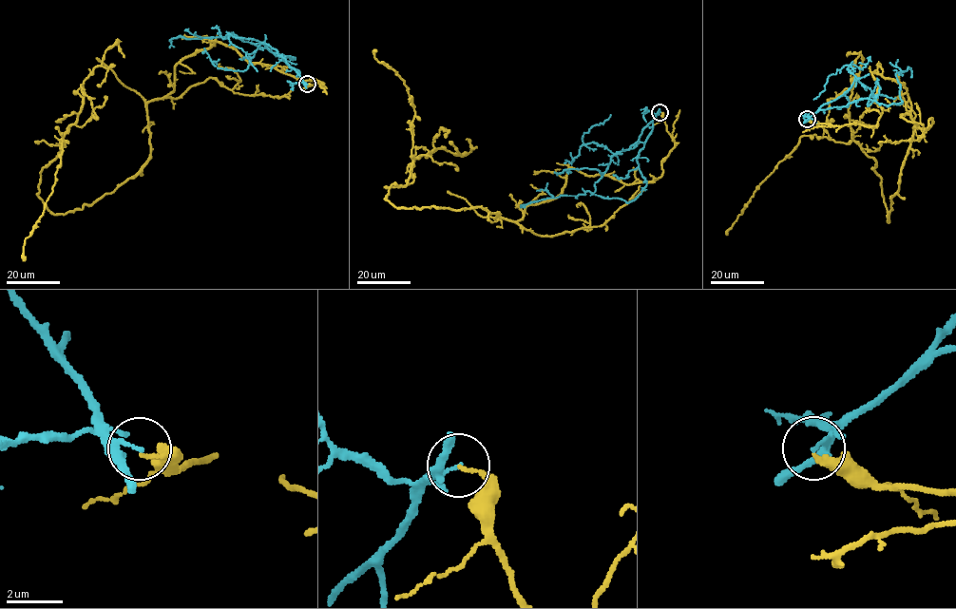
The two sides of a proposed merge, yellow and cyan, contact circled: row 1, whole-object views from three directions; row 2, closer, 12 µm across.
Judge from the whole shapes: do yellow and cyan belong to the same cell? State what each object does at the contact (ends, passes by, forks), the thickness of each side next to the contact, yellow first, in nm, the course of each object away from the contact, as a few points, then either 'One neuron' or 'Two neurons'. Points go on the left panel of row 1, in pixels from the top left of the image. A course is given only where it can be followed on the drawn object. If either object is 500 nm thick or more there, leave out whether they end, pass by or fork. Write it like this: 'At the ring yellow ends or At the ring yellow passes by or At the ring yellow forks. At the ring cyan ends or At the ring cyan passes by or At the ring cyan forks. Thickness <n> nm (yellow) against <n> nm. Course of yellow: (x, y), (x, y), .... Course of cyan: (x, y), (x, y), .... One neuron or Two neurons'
At the ring yellow ends. At the ring cyan ends. Thickness 120 nm (yellow) against 130 nm. Course of yellow: (306, 85), (217, 41), (185, 56), (147, 104), (148, 161), (53, 214), (62, 138), (23, 260). Course of cyan: (306, 84), (284, 60), (287, 56), (296, 58), (276, 55), (234, 34), (179, 36), (171, 39), (170, 47). Two neurons

